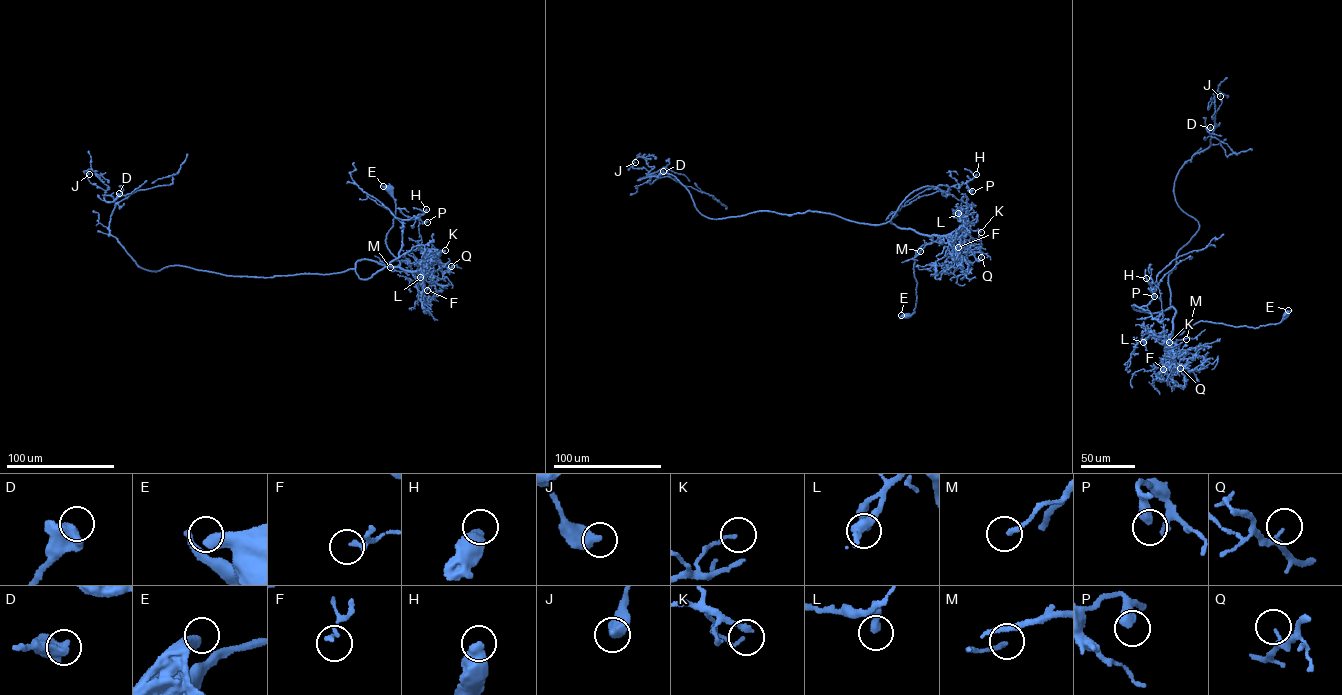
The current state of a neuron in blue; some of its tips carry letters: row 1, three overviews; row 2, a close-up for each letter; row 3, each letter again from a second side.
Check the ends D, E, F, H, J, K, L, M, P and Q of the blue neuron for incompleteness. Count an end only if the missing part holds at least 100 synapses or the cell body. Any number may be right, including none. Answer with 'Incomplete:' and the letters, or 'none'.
Incomplete: H

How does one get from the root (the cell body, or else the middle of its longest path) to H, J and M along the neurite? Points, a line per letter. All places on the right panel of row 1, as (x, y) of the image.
H: (1284, 316), (1254, 328), (1201, 321), (1173, 335), (1172, 307), (1131, 306), (1152, 299), (1158, 284), (1146, 278)
J: (1284, 316), (1172, 334), (1168, 273), (1199, 225), (1174, 180), (1210, 145), (1220, 96)
M: (1284, 316), (1279, 323), (1254, 328), (1201, 321), (1181, 334), (1171, 335), (1169, 343), (1186, 339)

